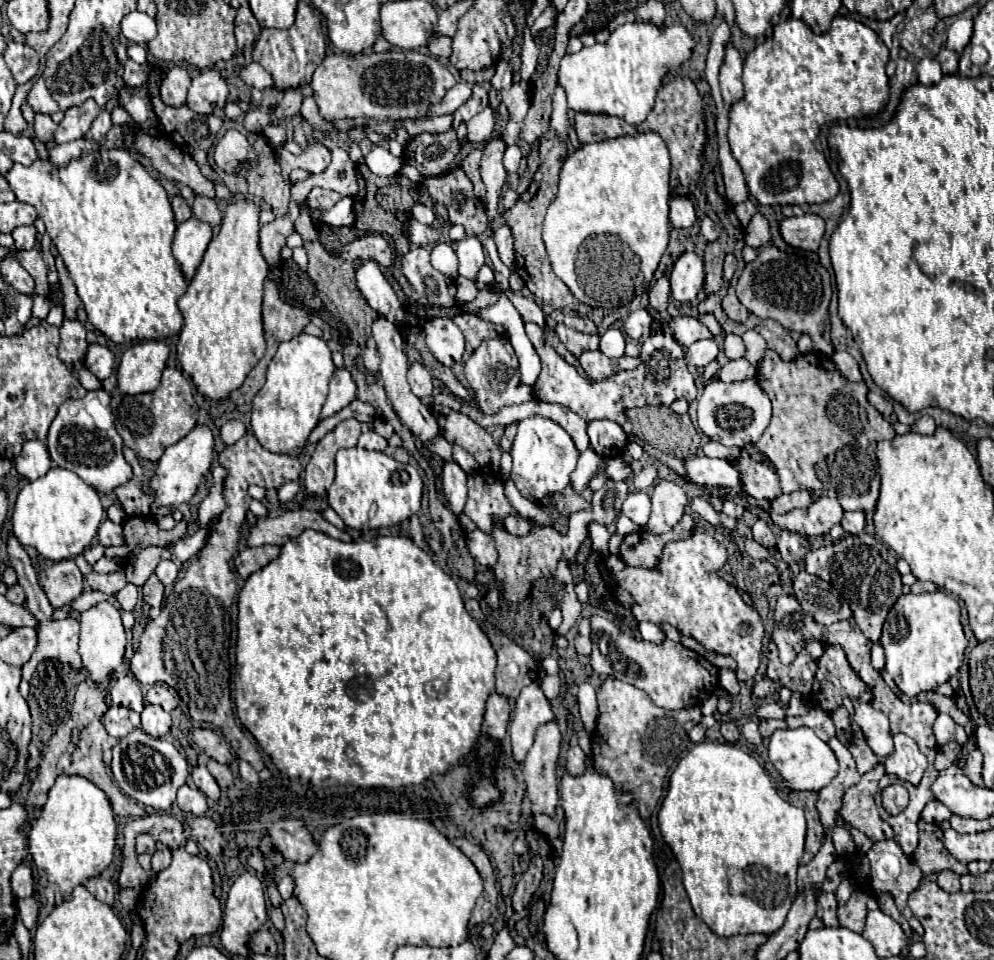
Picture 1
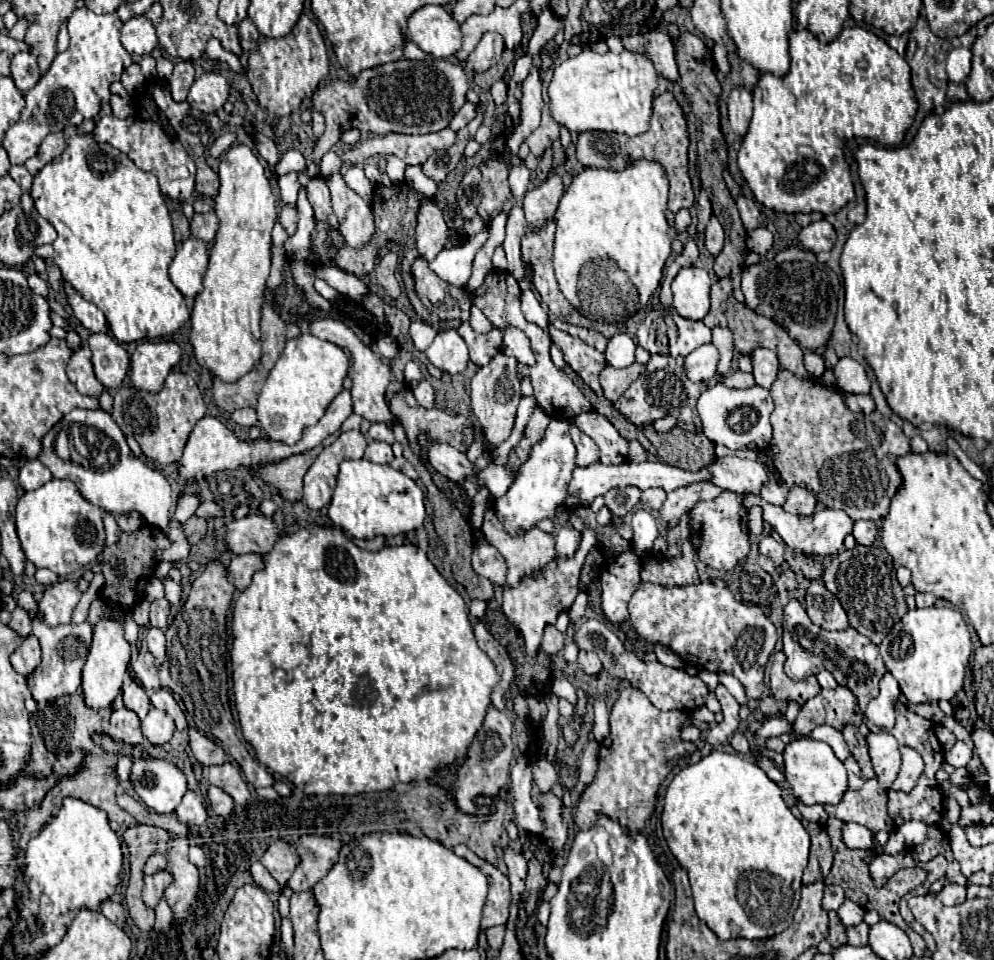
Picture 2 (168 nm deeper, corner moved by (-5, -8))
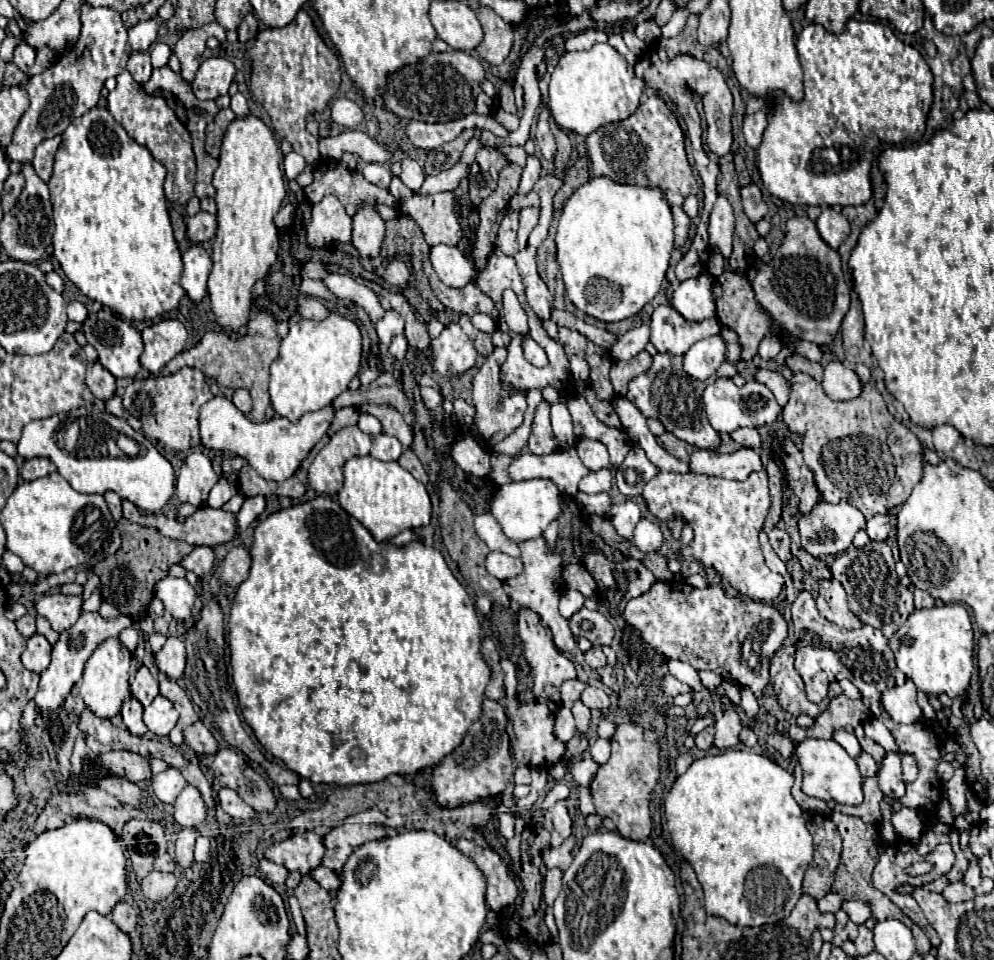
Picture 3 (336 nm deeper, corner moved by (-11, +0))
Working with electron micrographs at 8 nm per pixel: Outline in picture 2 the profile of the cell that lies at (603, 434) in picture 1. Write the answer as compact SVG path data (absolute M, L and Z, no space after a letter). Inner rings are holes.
M590 410L590 412L578 414L572 422L598 444L602 464L622 464L622 462L626 462L628 440L624 440L618 434L618 430L604 416Z

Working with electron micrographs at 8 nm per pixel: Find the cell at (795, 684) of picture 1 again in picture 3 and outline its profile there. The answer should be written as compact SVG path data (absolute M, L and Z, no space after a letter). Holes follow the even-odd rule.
M784 646L772 656L772 660L770 660L770 682L774 686L774 692L776 692L780 706L794 716L808 714L808 716L816 718L830 704L832 698L842 694L838 682L832 682L828 686L828 696L820 704L810 702L806 698L806 692L804 692L802 676L794 670L794 646Z

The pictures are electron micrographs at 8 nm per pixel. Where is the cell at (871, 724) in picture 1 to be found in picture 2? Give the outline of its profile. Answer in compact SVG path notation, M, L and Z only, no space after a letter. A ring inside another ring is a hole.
M888 732L870 734L866 740L868 740L876 780L880 782L882 788L888 790L900 770L900 744Z

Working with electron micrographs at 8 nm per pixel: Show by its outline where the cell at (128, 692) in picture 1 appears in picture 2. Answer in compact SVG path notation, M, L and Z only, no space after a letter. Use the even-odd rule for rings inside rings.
M126 678L124 686L122 686L122 692L124 692L124 706L128 710L136 712L138 718L144 718L146 712L150 710L150 698L146 696L144 688L136 680Z

